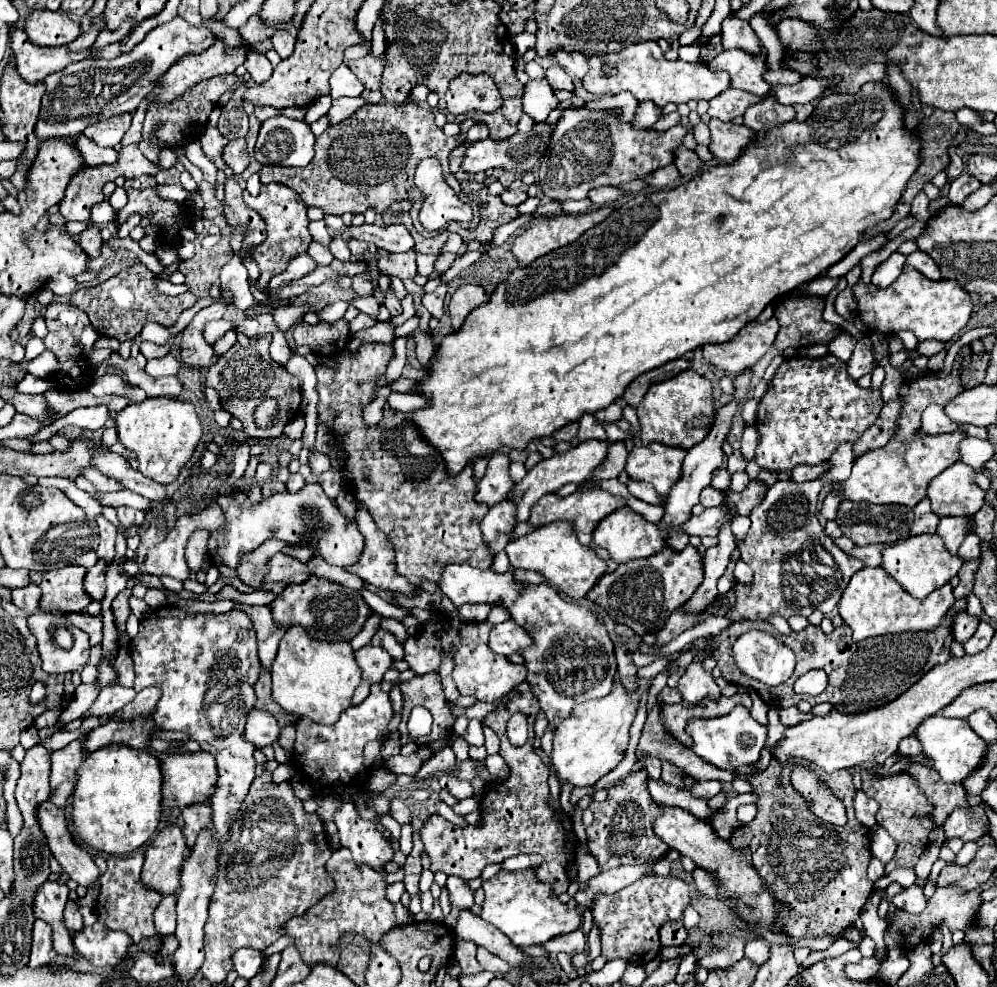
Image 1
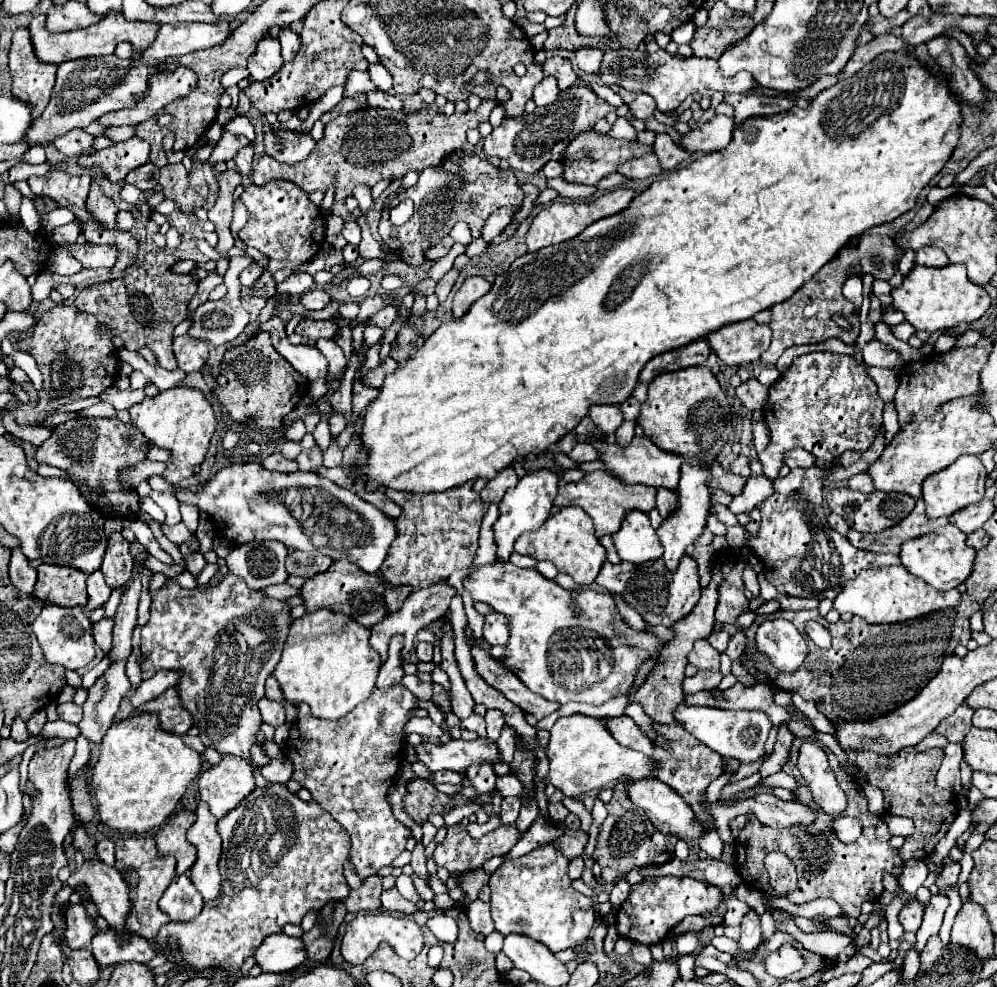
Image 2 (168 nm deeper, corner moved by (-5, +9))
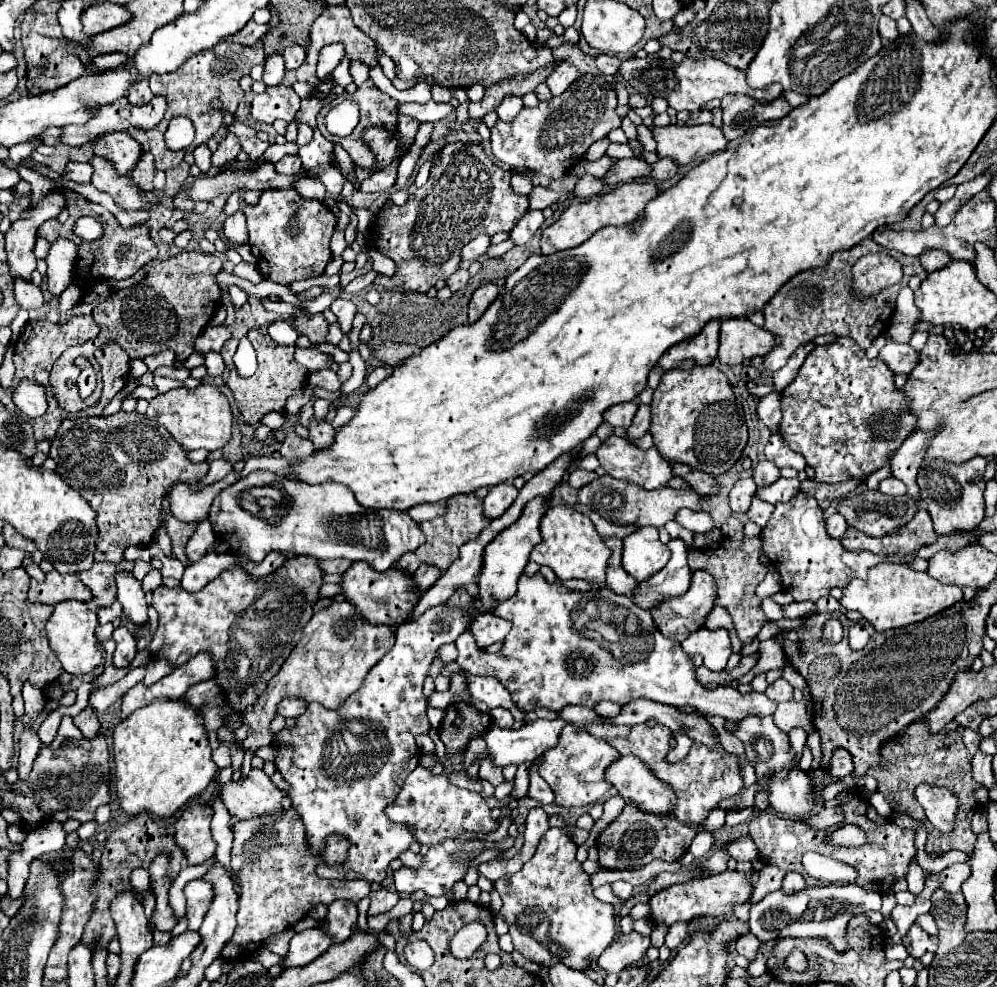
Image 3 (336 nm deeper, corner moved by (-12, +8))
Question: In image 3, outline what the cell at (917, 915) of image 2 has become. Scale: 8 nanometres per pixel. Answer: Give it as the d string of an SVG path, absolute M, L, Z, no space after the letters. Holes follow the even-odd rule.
M914 922L914 924L910 926L910 930L908 930L908 934L902 938L902 942L904 942L904 946L908 948L908 954L912 954L912 956L916 956L916 958L920 958L920 956L926 954L926 952L936 950L936 944L934 944L934 942L930 940L930 936L920 928L918 922Z

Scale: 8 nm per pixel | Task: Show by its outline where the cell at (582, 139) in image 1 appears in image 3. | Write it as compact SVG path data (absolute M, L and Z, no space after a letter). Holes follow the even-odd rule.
M604 154L602 158L598 158L598 160L590 162L590 164L584 164L584 166L582 166L582 170L584 170L584 172L590 172L590 174L592 174L592 176L596 176L596 178L604 178L604 176L606 176L606 172L612 168L612 164L616 164L616 160Z

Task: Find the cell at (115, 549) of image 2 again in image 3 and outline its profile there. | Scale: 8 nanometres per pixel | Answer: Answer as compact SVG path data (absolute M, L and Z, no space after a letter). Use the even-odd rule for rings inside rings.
M118 572L116 586L118 586L116 596L124 608L124 614L134 624L146 624L148 622L148 614L146 614L148 602L142 590L142 584L132 576L132 572Z

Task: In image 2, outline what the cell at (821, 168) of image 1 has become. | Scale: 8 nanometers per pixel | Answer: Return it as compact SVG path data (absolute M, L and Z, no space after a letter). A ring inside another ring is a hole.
M905 49L893 51L893 53L887 51L887 53L877 55L873 61L869 61L869 63L867 63L863 69L859 69L853 77L843 79L843 81L839 81L837 85L833 85L833 87L821 91L817 97L813 97L813 99L809 101L809 107L807 107L807 109L793 107L793 109L787 111L787 113L779 113L779 115L771 115L771 117L751 117L751 119L747 119L745 123L737 125L735 131L733 131L733 139L731 139L731 143L729 143L725 149L715 151L715 153L707 153L707 155L703 155L701 159L697 159L697 161L693 161L693 163L689 163L689 165L685 165L685 167L673 171L669 177L655 181L649 189L645 189L643 193L639 193L639 195L631 201L631 205L627 207L627 211L621 211L619 215L605 217L605 219L597 221L595 225L589 225L581 235L573 237L571 241L565 241L565 243L559 243L559 245L549 245L549 247L543 247L543 249L539 249L539 251L535 251L535 253L525 253L525 255L517 257L517 259L511 263L511 267L509 267L503 275L499 275L499 277L495 279L491 291L489 291L487 295L483 295L483 299L479 299L479 303L473 303L473 305L471 305L471 311L467 311L467 315L463 315L463 319L451 319L451 321L443 323L431 337L427 337L427 341L417 349L417 353L411 355L411 357L407 359L407 363L405 363L403 367L399 367L395 373L389 373L389 375L385 377L383 385L379 387L377 399L373 399L373 401L367 405L365 415L363 415L361 435L359 435L361 445L367 449L367 463L365 463L365 465L361 467L361 471L359 471L359 473L365 477L367 491L379 491L381 487L385 487L385 489L395 489L395 491L405 491L405 493L427 493L427 491L431 491L431 493L435 491L435 493L437 493L437 491L447 491L447 489L459 487L459 485L463 485L463 483L467 483L467 481L475 481L475 479L479 479L479 477L483 477L483 479L493 479L499 471L503 471L505 467L511 467L515 461L529 459L529 457L535 457L535 455L539 455L539 453L545 453L553 443L557 443L561 437L565 437L567 433L571 433L571 431L579 425L579 421L589 413L589 407L591 407L591 405L599 405L599 403L601 403L601 405L603 405L603 403L623 403L627 397L631 397L631 393L633 393L633 389L635 389L635 385L637 385L637 379L639 379L639 371L641 371L641 369L645 367L645 363L647 363L649 359L653 359L655 355L665 353L665 351L671 351L671 349L677 349L677 347L683 347L683 345L687 345L687 343L691 343L691 341L695 341L695 339L699 339L699 337L703 337L703 335L707 335L707 333L711 333L711 331L715 331L715 329L719 329L719 327L723 327L723 325L727 325L727 323L737 323L737 321L751 319L755 313L759 313L759 311L763 311L763 309L771 309L773 305L787 301L787 299L789 299L803 283L807 283L807 281L809 281L827 261L831 261L831 259L839 253L839 249L845 247L853 237L863 235L863 233L865 233L867 229L871 229L873 225L889 223L889 221L897 219L899 215L903 215L905 211L913 209L913 207L915 207L915 199L917 199L917 195L921 193L921 189L927 187L927 183L943 169L943 165L945 165L947 159L951 157L951 153L953 153L953 149L955 149L955 145L957 145L957 139L959 139L959 135L961 135L961 133L959 133L961 123L963 123L961 101L959 101L959 99L955 97L955 93L949 89L947 77L937 77L937 75L933 75L933 73L915 57L915 53L909 53L909 51L905 51Z

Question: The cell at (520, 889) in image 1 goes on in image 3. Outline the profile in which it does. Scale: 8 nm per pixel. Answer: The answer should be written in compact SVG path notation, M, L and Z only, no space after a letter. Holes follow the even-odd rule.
M550 828L542 836L536 854L524 864L524 868L520 868L516 874L502 876L494 884L494 890L502 898L500 916L510 928L508 934L512 936L514 950L518 950L524 958L538 962L540 966L562 962L568 968L586 970L588 964L584 958L596 960L614 940L614 906L594 898L590 888L590 876L582 870L580 862L576 860L576 844L560 828ZM540 920L548 920L550 924L548 932L550 940L556 944L554 952L550 952L530 934Z

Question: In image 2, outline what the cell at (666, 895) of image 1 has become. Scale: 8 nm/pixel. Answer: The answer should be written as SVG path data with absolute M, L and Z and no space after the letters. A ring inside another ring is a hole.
M691 877L647 879L637 885L631 885L631 895L627 903L617 911L617 929L625 939L631 939L635 943L655 945L687 915L715 913L721 901L723 901L723 889L701 883Z

